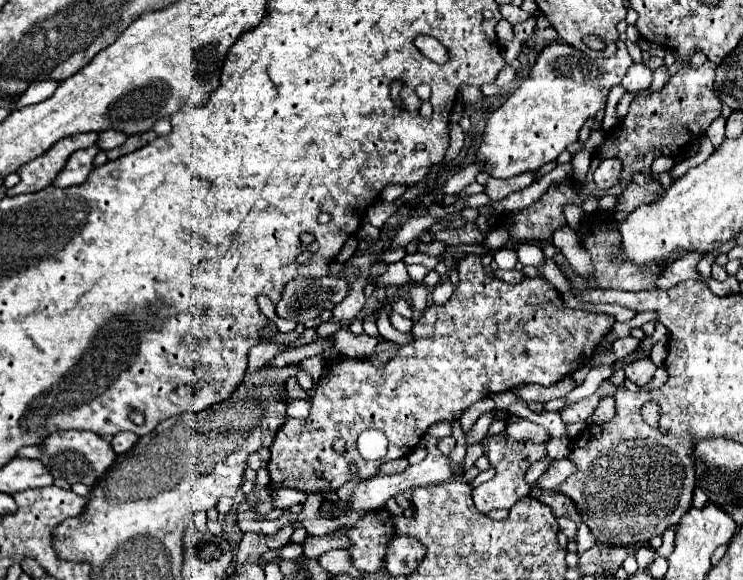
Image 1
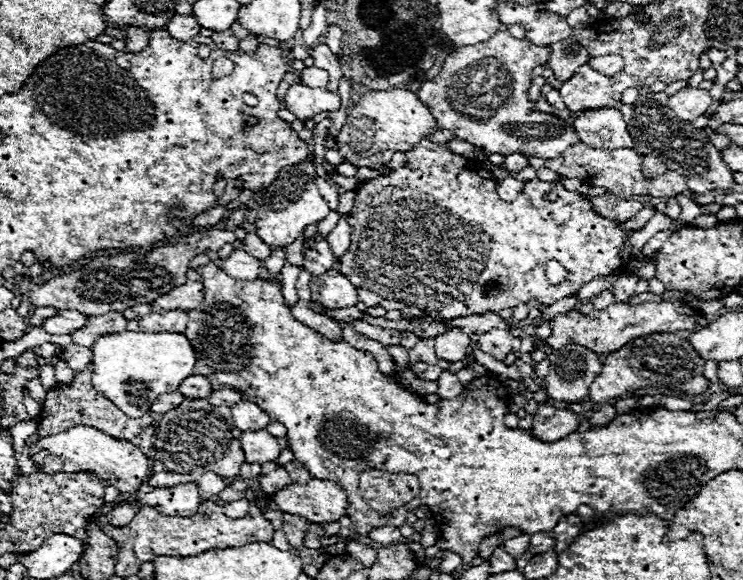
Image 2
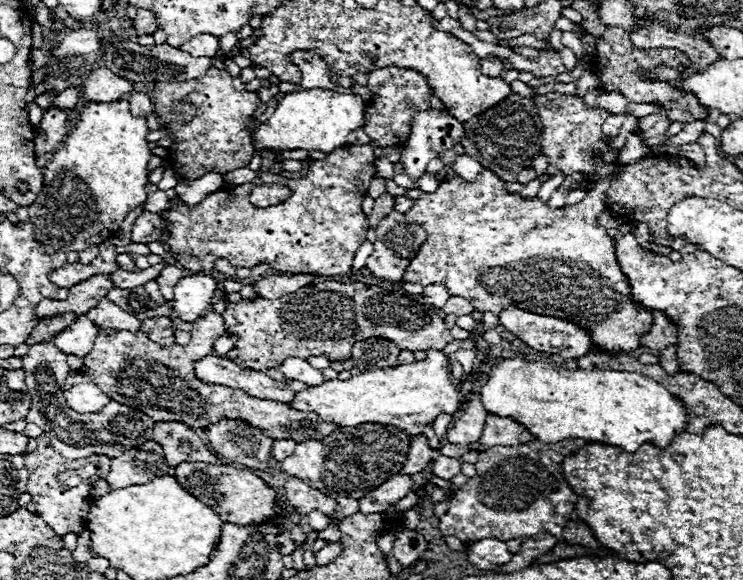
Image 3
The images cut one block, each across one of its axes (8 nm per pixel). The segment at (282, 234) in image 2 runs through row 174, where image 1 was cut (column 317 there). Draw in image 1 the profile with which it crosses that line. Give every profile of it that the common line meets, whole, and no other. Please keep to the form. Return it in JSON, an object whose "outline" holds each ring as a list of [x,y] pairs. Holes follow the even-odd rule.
{"outline":[[[326,274],[326,276],[320,276],[320,278],[296,278],[296,280],[292,280],[284,286],[282,298],[276,304],[276,316],[294,320],[296,324],[312,320],[320,312],[332,310],[338,302],[342,302],[346,298],[348,290],[350,290],[350,284],[344,278],[338,278],[334,274]]]}

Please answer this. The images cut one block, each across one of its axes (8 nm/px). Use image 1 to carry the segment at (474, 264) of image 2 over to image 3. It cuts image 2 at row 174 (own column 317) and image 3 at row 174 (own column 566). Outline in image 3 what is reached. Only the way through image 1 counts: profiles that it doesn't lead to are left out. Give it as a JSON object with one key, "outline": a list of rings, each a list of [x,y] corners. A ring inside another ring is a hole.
{"outline":[[[342,146],[324,160],[316,160],[308,168],[308,176],[300,180],[284,178],[280,174],[266,172],[262,178],[254,182],[246,182],[240,186],[224,186],[224,190],[210,192],[200,204],[188,208],[180,198],[172,198],[172,206],[160,216],[166,220],[166,244],[168,252],[176,256],[182,268],[190,272],[212,272],[216,258],[226,258],[236,268],[252,268],[256,264],[268,264],[278,272],[314,272],[314,276],[340,276],[352,270],[352,258],[356,250],[366,240],[368,220],[362,214],[362,200],[366,198],[366,190],[370,180],[376,176],[376,156],[374,150],[364,146]],[[262,184],[286,184],[292,190],[292,196],[272,208],[256,208],[250,204],[250,192],[254,186]]]}

